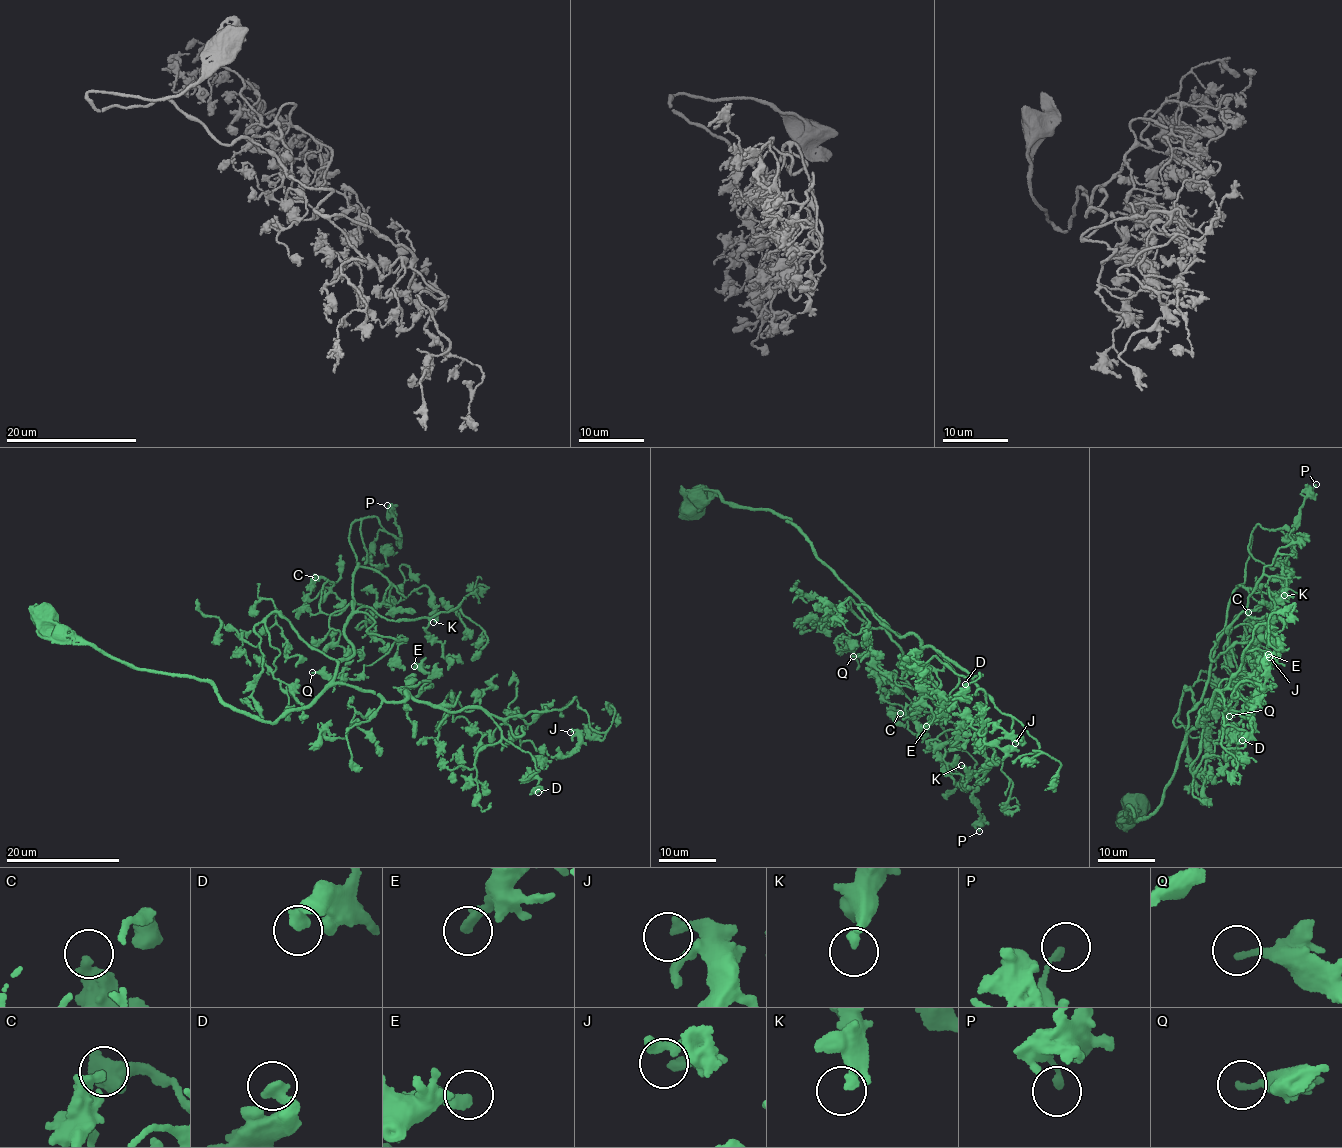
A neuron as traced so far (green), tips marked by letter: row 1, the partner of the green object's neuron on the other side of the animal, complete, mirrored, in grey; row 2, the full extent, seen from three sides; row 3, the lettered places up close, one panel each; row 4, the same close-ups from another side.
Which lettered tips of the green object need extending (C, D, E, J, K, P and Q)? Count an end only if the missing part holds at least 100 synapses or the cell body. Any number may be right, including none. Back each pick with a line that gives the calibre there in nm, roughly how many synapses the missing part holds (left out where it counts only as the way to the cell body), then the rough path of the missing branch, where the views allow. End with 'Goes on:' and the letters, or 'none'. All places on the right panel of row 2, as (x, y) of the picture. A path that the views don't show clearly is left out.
Goes on: none

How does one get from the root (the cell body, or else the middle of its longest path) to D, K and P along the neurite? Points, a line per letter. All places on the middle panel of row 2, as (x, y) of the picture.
D: (689, 505), (715, 494), (783, 515), (900, 636), (982, 675), (958, 692), (969, 697), (965, 684)
K: (689, 505), (715, 494), (771, 509), (797, 528), (885, 621), (956, 727), (947, 769), (976, 775), (961, 765)
P: (689, 505), (715, 494), (783, 515), (885, 621), (940, 710), (949, 739), (976, 762), (979, 831)

